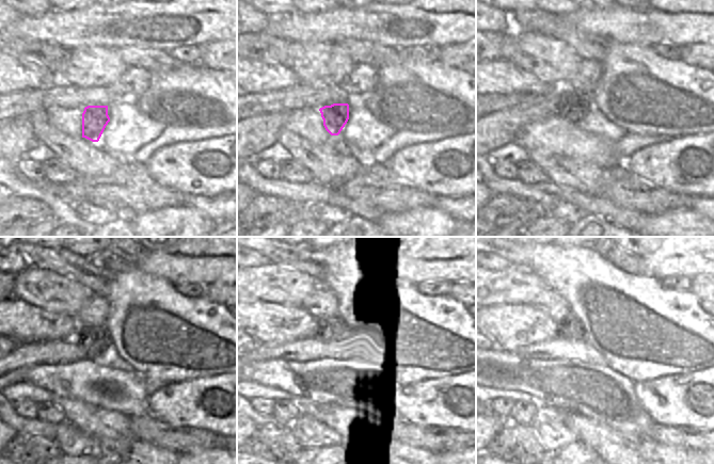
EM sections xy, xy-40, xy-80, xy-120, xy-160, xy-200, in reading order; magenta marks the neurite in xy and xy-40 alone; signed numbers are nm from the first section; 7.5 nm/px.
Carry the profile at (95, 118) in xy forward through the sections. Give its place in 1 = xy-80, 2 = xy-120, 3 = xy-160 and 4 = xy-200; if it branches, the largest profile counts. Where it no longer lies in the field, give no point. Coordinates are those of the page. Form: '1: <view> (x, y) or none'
1: xy-80 (574, 113)
2: xy-120 (89, 337)
3: xy-160 (332, 330)
4: xy-200 (569, 329)

